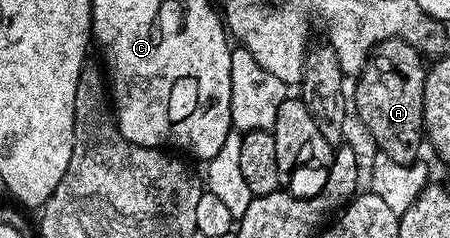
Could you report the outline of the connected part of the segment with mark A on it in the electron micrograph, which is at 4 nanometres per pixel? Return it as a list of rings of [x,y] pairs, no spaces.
[[[399,37],[382,41],[371,51],[367,66],[358,74],[353,93],[353,109],[364,120],[369,132],[376,140],[378,152],[384,153],[389,159],[406,163],[414,162],[420,155],[419,148],[425,145],[425,126],[423,123],[423,88],[427,78],[427,69],[423,65],[424,58],[418,49]]]

